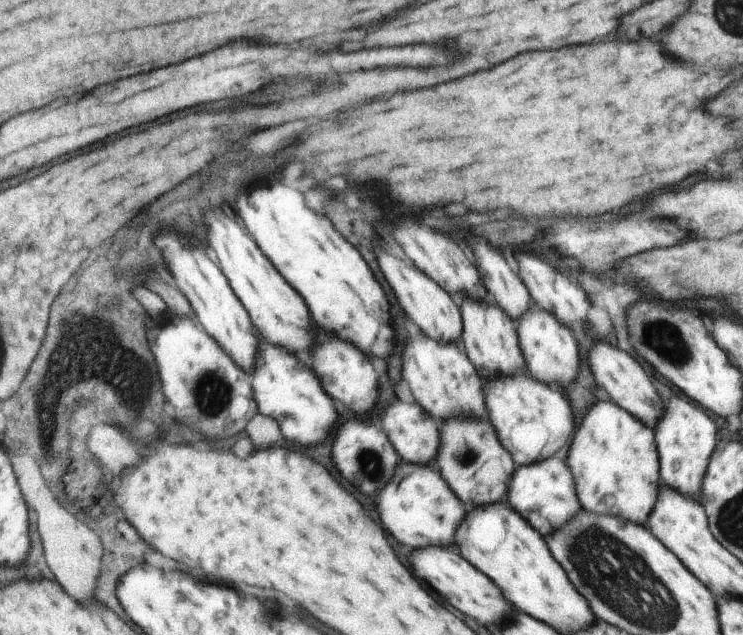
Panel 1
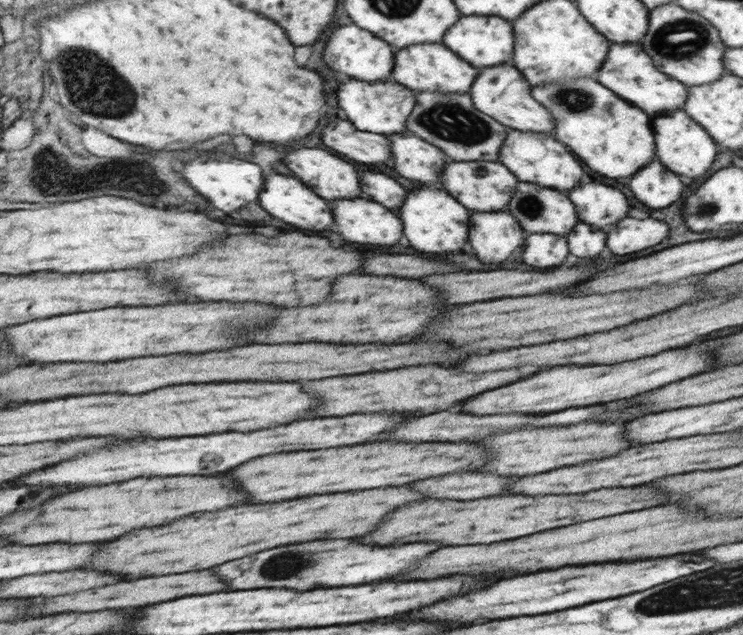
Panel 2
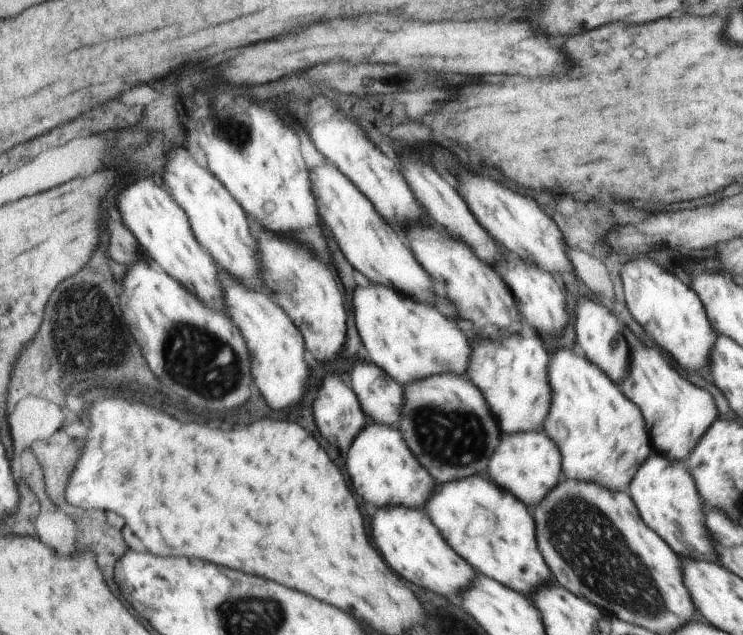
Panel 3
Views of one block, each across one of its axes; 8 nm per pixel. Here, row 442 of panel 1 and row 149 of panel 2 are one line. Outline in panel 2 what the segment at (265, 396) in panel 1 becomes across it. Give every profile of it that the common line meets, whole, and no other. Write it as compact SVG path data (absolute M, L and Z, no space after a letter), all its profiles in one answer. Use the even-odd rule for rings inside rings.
M320 148L294 150L294 174L302 176L326 200L360 196L360 178L352 164Z

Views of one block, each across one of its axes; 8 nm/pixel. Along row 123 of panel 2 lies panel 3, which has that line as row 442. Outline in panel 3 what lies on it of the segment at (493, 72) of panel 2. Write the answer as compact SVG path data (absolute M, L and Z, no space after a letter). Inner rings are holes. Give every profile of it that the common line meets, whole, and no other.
M512 432L504 434L502 442L496 446L494 454L490 456L488 476L498 486L504 486L504 490L518 494L526 506L536 506L550 488L558 482L560 474L560 452L557 443L544 432Z

